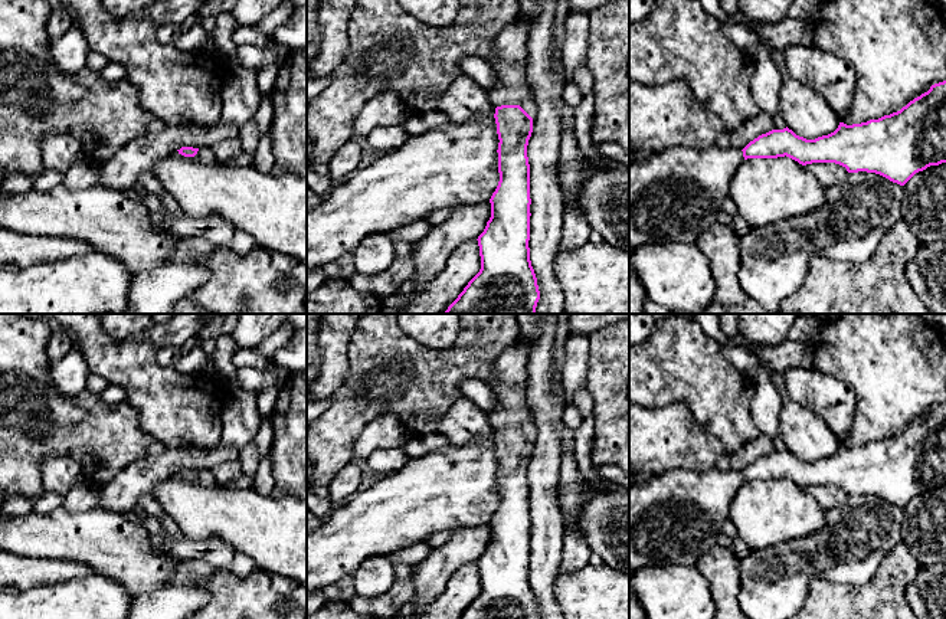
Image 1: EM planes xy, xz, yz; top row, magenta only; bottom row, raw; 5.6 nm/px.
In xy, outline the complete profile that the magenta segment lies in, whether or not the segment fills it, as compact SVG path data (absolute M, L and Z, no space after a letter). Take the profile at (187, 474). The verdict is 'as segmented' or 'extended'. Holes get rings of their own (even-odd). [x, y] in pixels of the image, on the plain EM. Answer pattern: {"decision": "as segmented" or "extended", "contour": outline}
{"decision": "extended", "contour": "M181 469L171 479L179 482L199 484L204 488L210 488L216 485L215 476L210 471L193 471L193 469Z"}

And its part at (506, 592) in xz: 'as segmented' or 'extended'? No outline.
extended

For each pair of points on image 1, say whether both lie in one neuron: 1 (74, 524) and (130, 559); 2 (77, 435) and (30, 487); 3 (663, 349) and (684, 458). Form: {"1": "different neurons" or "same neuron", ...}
{"1": "same neuron", "2": "same neuron", "3": "different neurons"}

